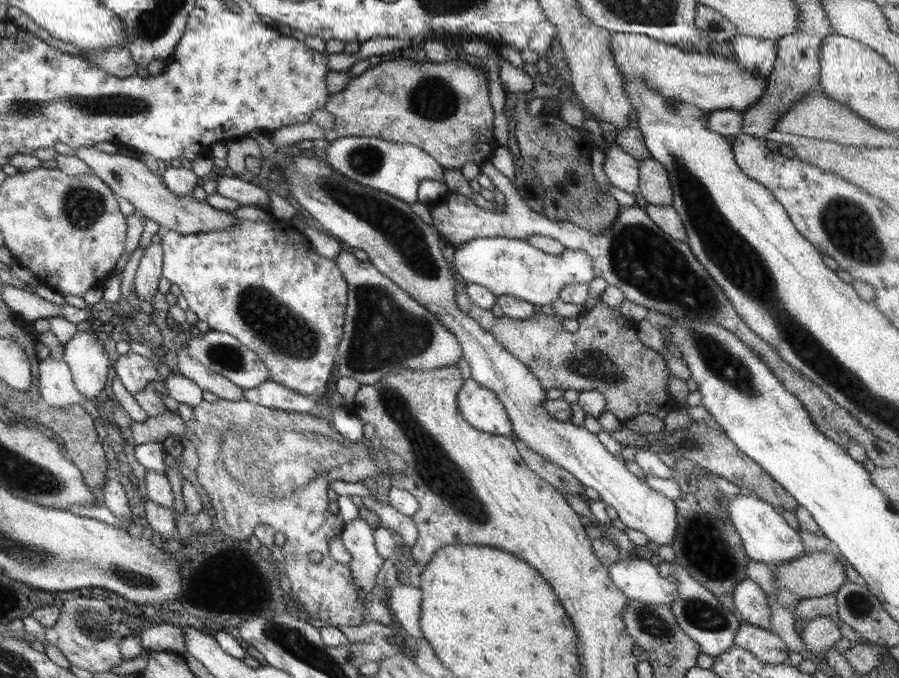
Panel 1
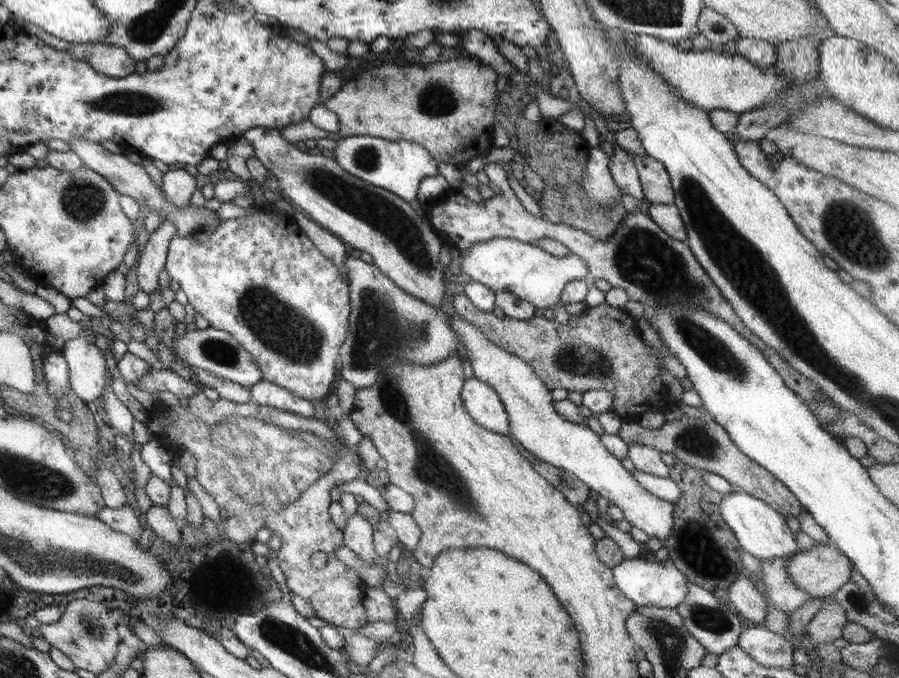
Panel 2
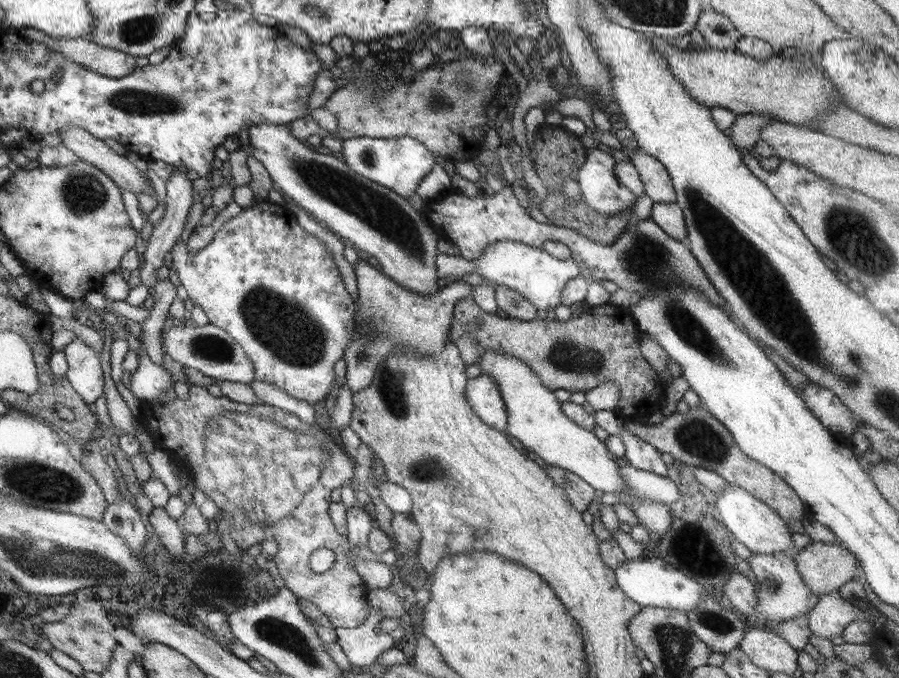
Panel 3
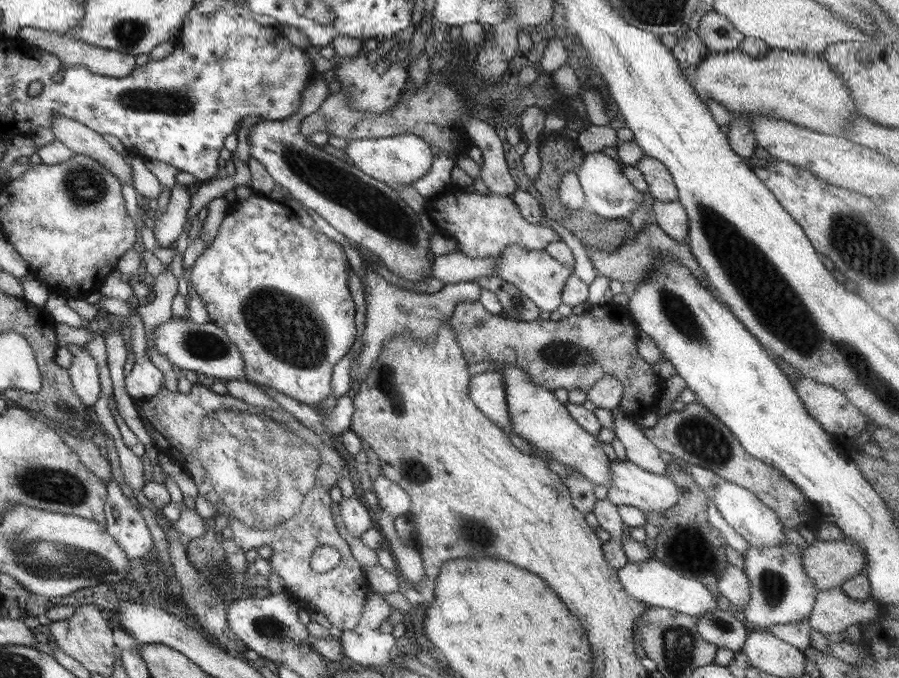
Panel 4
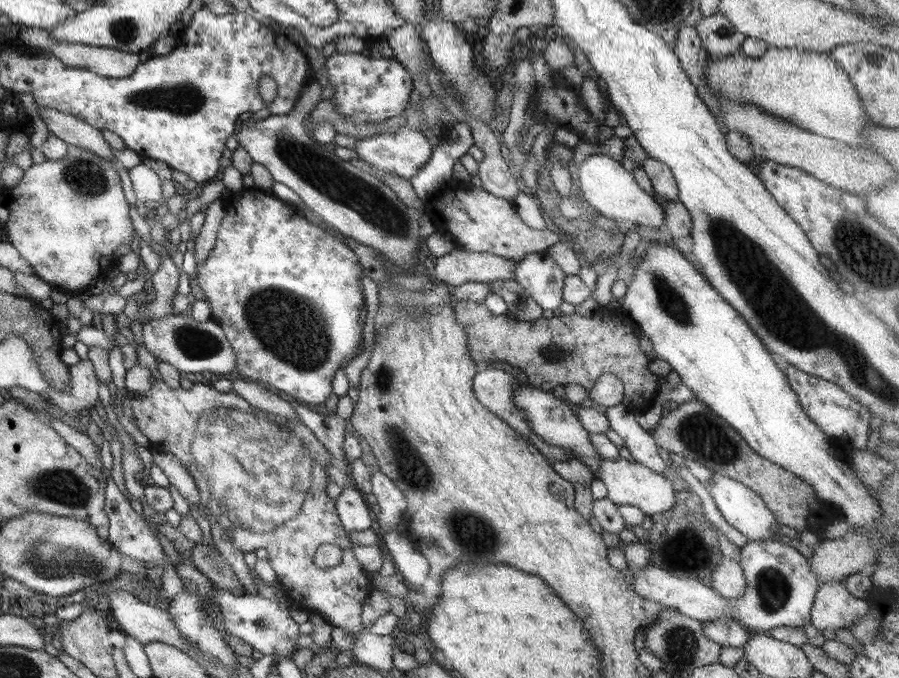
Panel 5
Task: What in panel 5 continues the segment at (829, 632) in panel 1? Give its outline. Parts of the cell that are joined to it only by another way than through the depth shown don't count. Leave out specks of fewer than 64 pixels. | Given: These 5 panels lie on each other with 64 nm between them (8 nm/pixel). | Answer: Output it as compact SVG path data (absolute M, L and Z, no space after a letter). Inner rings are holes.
M827 582L815 593L809 624L821 632L835 632L837 628L849 627L849 623L859 619L867 611L867 602L851 596L842 582Z

